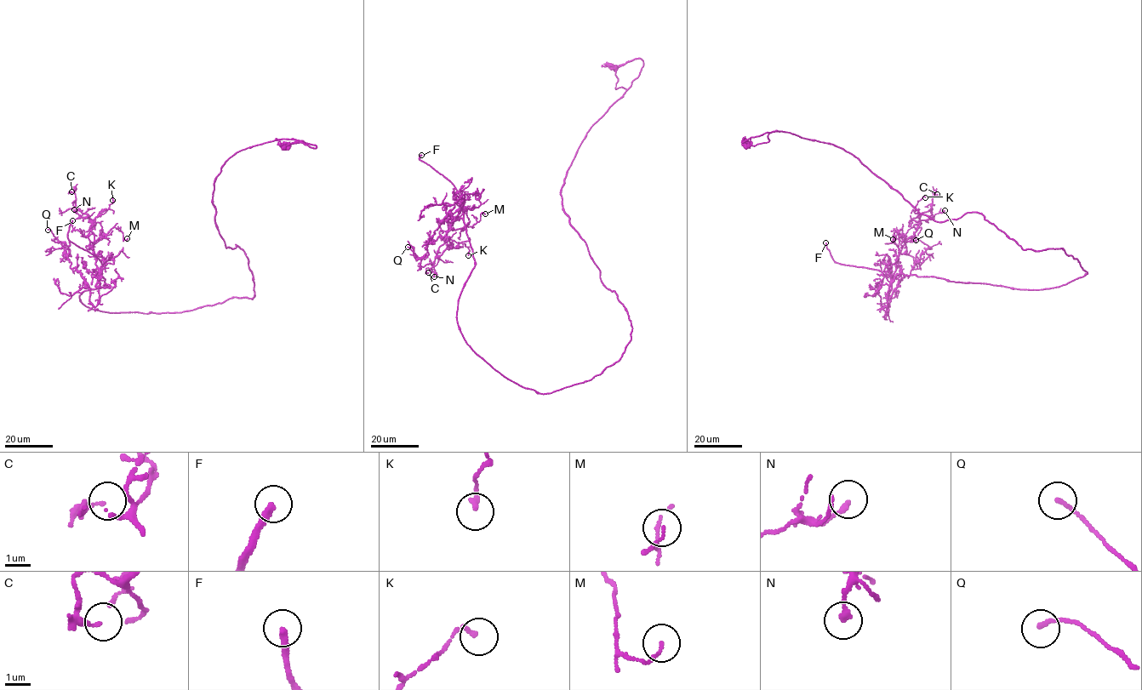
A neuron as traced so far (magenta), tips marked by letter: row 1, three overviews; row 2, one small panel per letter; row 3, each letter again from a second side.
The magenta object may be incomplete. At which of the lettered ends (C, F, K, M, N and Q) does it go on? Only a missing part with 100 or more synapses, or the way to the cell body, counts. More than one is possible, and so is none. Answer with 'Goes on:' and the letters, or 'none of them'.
Goes on: F

